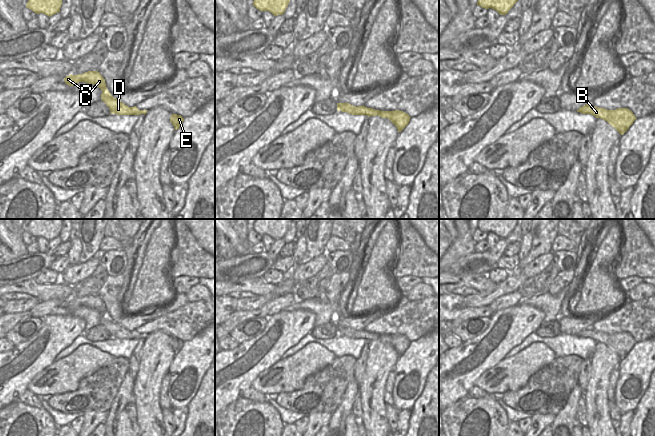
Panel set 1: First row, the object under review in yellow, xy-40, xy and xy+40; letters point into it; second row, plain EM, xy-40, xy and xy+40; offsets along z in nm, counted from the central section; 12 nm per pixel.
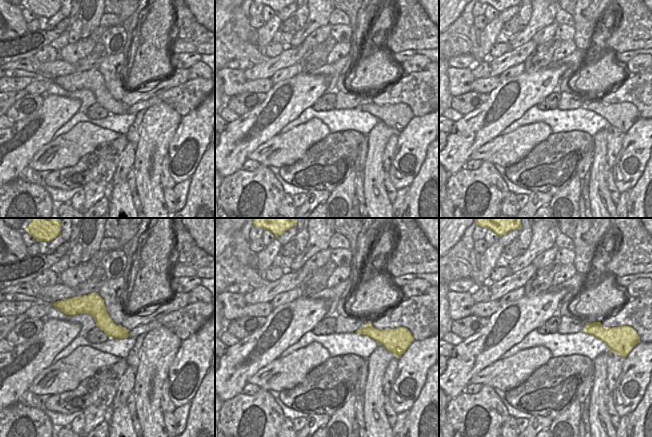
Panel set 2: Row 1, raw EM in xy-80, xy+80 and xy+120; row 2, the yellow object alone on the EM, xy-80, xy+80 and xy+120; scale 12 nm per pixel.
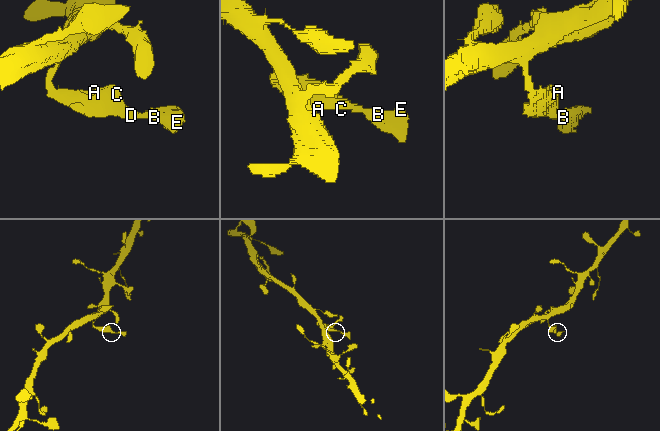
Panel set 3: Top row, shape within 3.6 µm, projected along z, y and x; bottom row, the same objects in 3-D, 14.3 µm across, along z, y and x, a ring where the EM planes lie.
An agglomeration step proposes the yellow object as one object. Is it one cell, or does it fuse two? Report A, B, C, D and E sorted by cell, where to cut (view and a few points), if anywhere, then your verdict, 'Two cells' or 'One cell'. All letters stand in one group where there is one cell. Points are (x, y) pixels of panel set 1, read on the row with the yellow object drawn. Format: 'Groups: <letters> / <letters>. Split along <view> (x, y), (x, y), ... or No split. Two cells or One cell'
Groups: A C D / B E. Split along xy (357, 107), (358, 111), (355, 114). Two cells

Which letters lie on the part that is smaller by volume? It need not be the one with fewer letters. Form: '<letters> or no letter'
B, E

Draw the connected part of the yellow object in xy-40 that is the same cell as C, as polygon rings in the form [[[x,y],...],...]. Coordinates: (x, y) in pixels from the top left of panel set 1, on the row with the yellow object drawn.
[[[88,71],[78,75],[68,75],[64,78],[65,84],[73,86],[79,82],[93,84],[102,90],[101,100],[109,107],[111,114],[132,115],[138,108],[128,107],[118,99],[114,98],[108,91],[105,79],[98,71]]]

